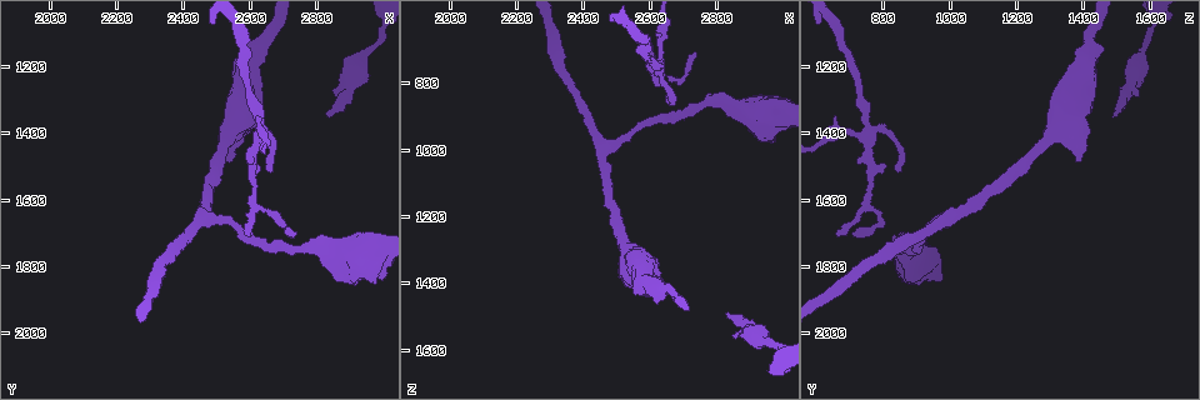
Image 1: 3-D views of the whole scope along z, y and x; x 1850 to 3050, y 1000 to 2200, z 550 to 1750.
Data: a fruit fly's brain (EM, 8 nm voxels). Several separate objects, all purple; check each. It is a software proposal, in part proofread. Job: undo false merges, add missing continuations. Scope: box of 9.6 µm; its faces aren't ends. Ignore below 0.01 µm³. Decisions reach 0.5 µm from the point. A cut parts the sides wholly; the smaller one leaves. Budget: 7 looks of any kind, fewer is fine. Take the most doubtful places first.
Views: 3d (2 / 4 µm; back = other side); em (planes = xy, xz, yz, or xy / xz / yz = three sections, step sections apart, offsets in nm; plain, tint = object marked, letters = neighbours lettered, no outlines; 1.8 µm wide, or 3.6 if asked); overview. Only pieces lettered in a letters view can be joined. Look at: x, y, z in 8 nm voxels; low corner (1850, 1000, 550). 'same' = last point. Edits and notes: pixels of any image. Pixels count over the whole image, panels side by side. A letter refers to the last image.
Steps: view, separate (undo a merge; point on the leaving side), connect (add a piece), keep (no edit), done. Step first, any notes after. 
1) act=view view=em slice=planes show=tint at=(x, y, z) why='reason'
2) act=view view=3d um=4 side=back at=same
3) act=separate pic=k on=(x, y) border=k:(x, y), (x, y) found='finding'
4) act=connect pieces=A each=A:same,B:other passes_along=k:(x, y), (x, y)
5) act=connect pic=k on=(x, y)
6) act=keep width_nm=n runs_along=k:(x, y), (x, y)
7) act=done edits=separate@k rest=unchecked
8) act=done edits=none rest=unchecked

act=view view=em slice=planes show=letters at=(2630, 1390, 750) why='sharp bend'

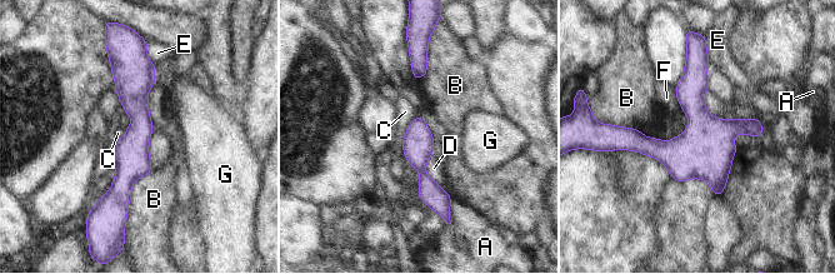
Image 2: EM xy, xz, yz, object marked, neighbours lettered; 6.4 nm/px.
act=keep width_nm=200 each=A:other,B:other,C:other,D:other,E:other,F:other,G:other runs_along=2:(133, 59), (138, 138), (120, 207) found='one neuron here'

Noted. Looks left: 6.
act=view view=em slice=xy step=8 show=tint at=(2740, 1690, 710) why='branch stops here'

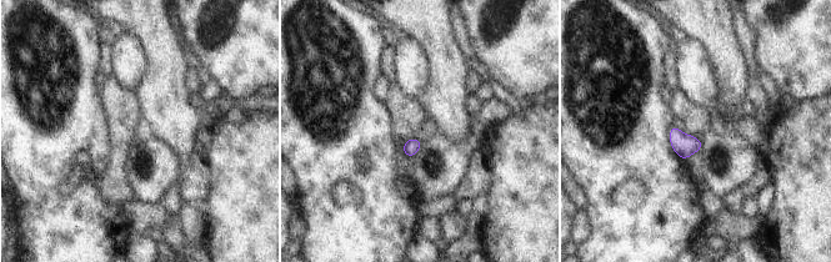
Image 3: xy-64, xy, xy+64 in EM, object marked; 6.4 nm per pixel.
act=view view=em slice=planes show=letters at=same why='another direction'

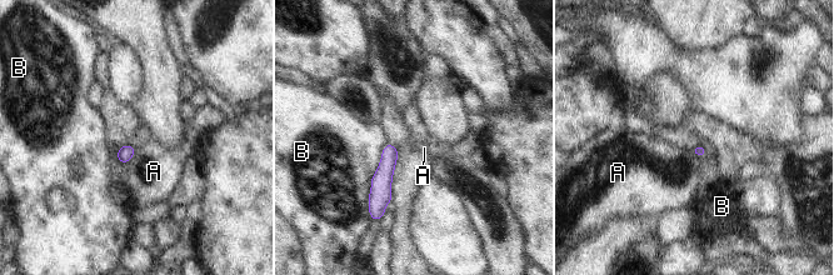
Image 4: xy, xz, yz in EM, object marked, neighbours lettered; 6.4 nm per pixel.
act=keep each=A:other,B:other border=4:(136, 149), (126, 163) found='none of them fits'

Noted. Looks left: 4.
act=view view=3d um=2 at=(2470, 1660, 990) why='abrupt turn'

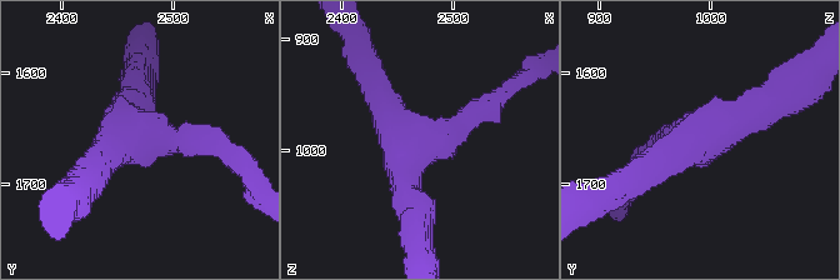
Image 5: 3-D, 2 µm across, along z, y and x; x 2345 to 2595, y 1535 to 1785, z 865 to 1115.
act=view view=em slice=planes show=tint at=(2472, 1656, 990)

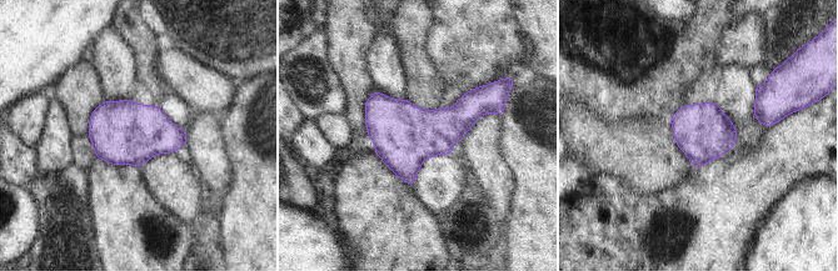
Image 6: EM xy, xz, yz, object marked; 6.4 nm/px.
act=view view=em slice=planes show=letters at=same

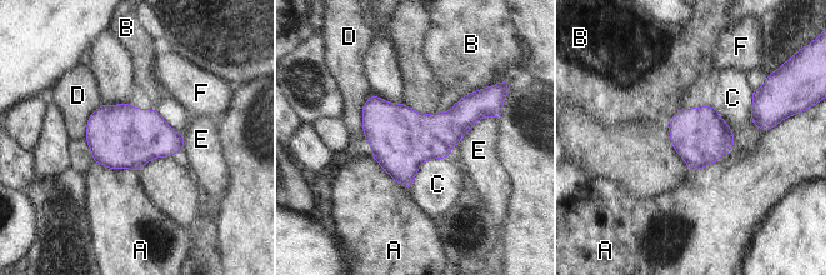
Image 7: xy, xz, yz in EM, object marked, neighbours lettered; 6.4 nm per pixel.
act=keep each=A:other,B:other,C:other,D:other,E:other,F:other border=7:(486, 86), (472, 90), (462, 96) found='continuous, no second neuron'

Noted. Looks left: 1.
act=done edits=none rest=unchecked

